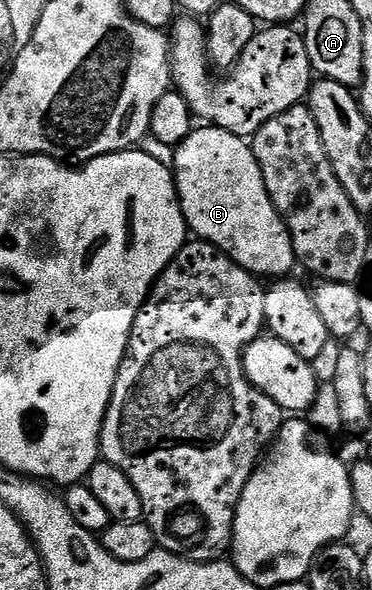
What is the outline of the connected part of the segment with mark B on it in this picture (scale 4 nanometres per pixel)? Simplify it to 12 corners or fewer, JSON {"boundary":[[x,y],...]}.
{"boundary":[[195,128],[174,150],[187,226],[262,279],[295,268],[254,150]]}

